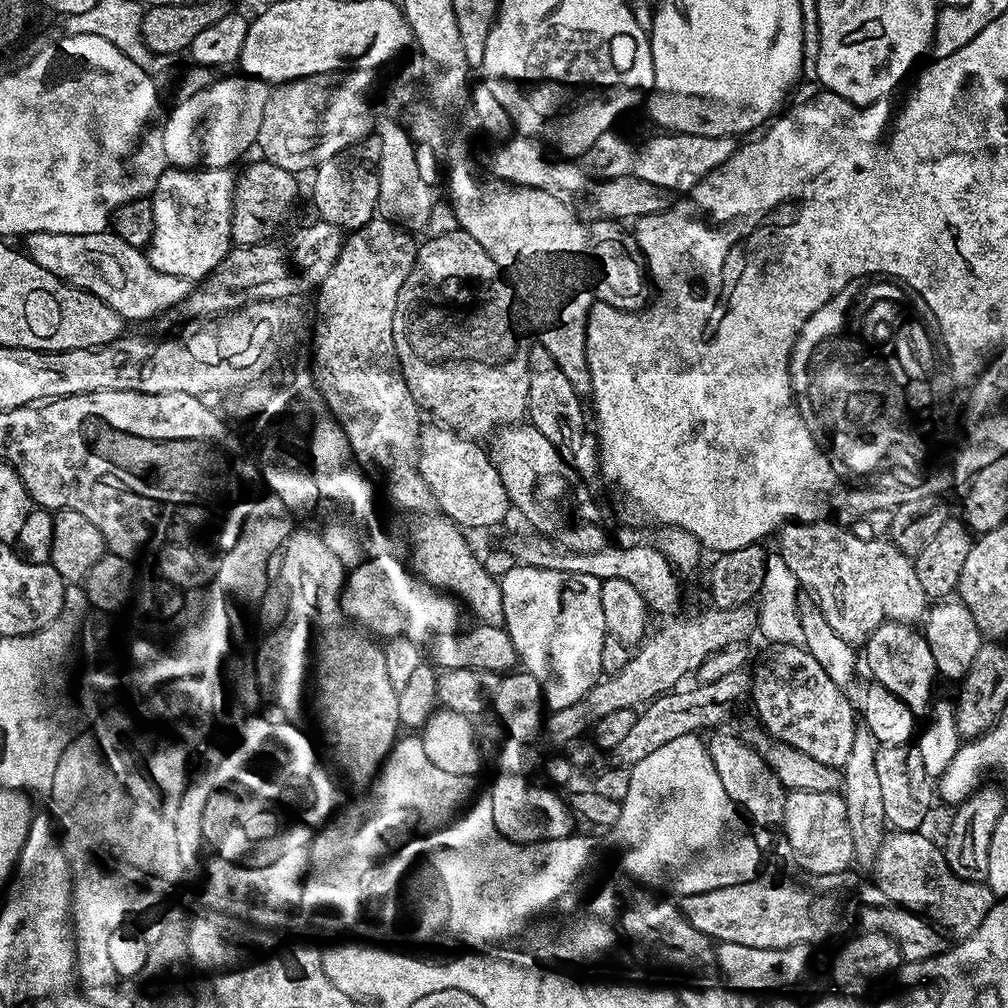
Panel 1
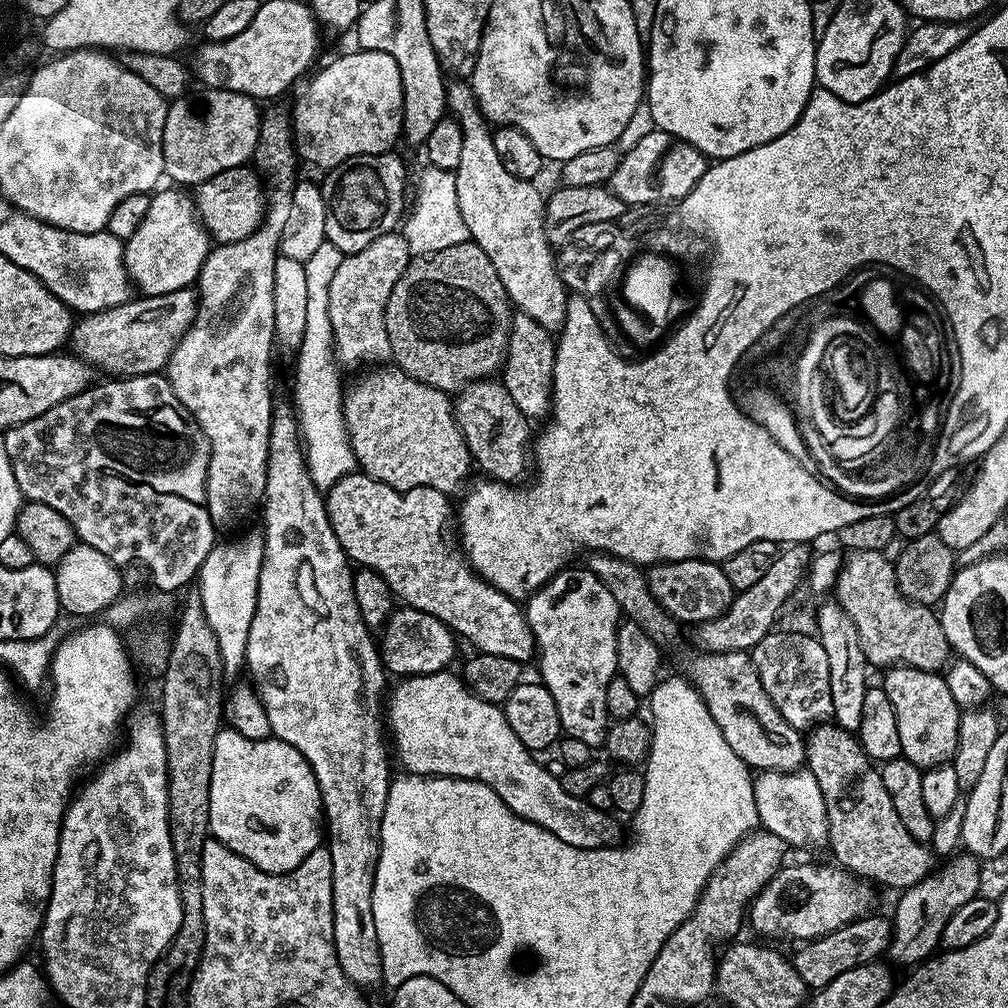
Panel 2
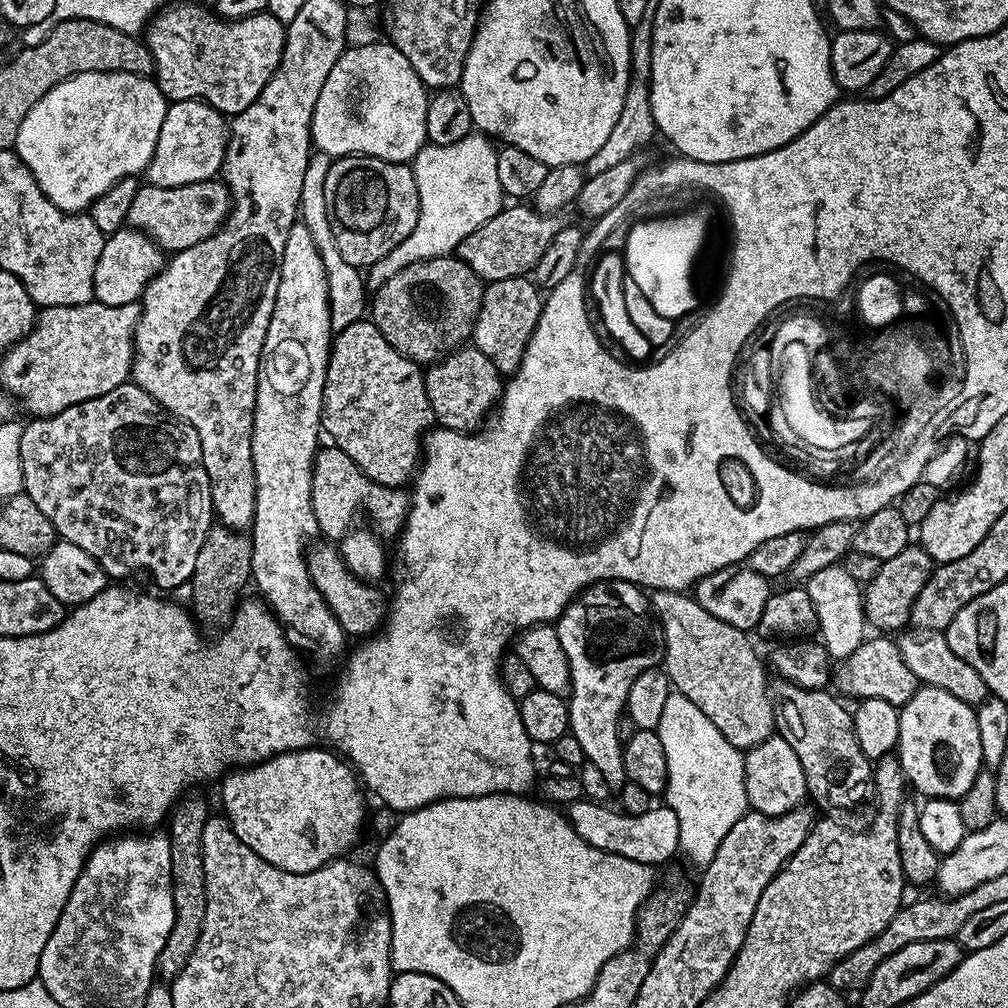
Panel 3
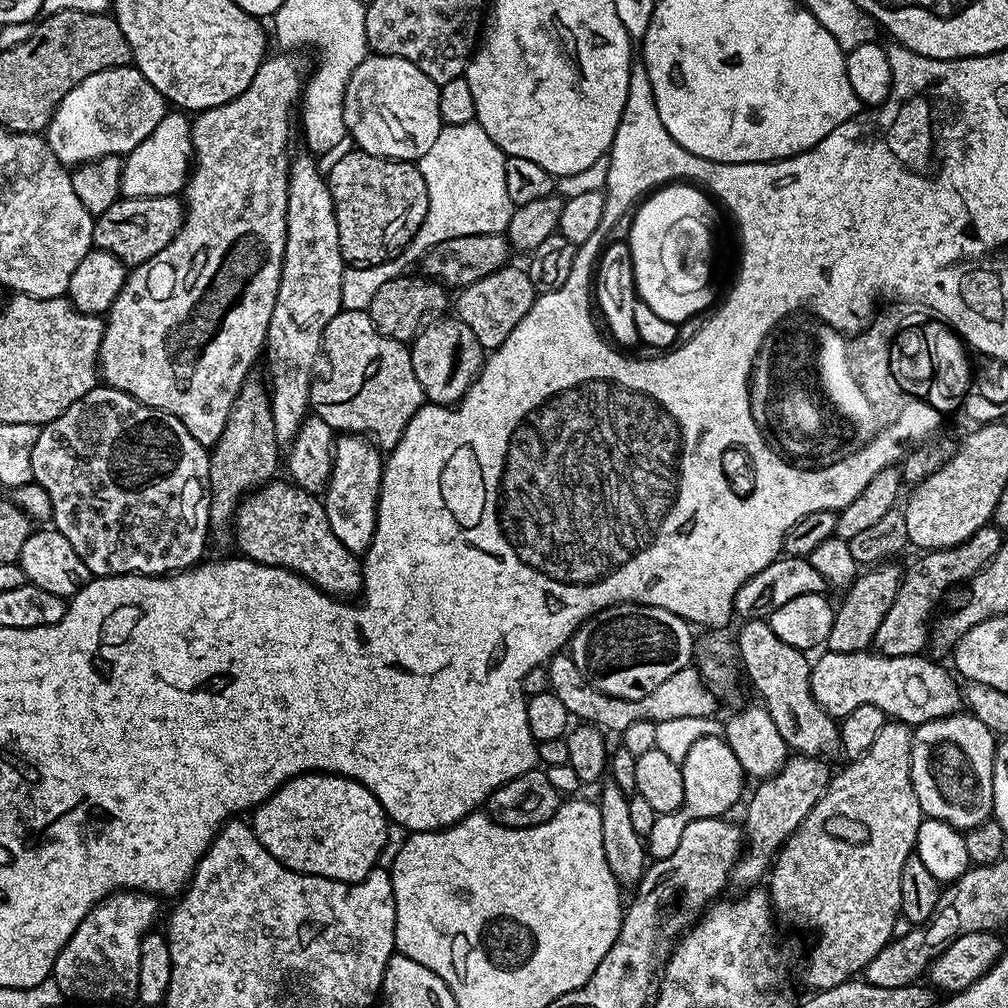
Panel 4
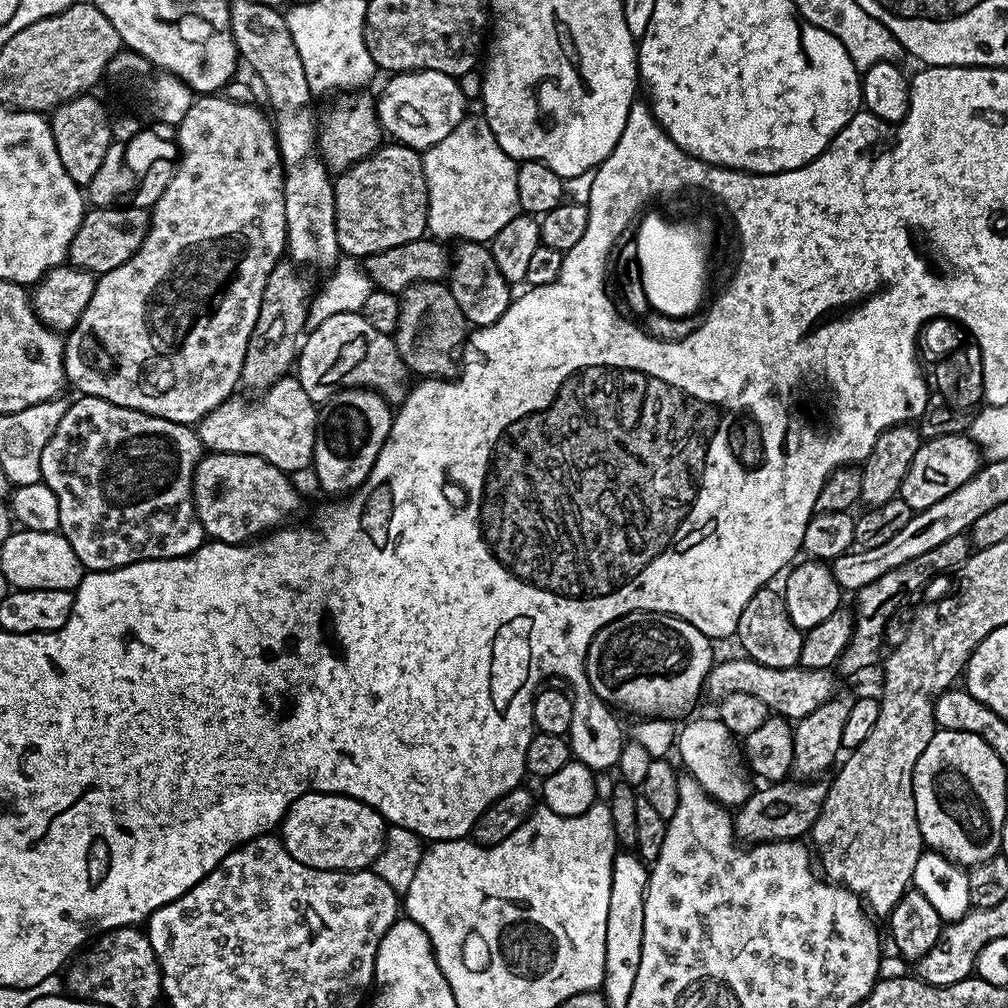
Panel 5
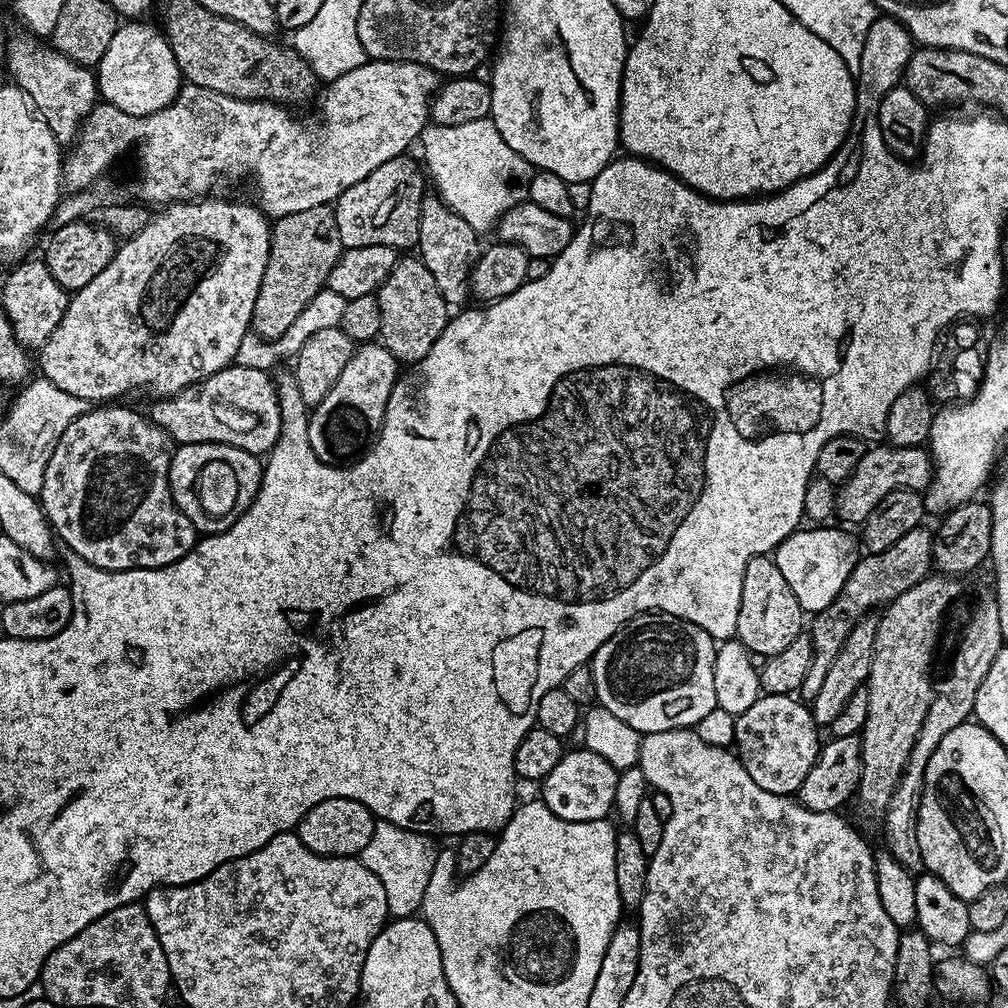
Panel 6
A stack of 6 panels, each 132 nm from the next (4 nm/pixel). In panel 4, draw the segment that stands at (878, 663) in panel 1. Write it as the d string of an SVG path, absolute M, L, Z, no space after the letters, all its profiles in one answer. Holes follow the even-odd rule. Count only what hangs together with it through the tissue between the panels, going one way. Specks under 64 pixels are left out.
M957 714L919 725L912 734L912 785L918 794L921 813L929 820L941 820L967 830L989 820L994 802L994 750L998 740L992 731L971 714Z

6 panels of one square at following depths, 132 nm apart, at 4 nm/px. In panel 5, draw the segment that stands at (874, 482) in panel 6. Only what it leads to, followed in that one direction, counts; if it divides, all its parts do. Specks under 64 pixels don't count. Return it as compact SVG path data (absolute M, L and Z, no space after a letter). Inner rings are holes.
M957 434L925 439L920 445L918 454L910 466L908 476L904 479L902 499L917 512L942 502L948 494L954 494L958 486L970 482L970 478L982 467L982 453L972 441L971 435Z

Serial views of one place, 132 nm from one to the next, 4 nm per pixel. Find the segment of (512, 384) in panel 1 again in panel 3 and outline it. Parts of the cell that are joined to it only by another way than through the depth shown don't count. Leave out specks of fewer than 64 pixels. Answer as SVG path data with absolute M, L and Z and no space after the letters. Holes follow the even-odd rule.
M455 254L426 258L398 270L394 278L386 278L384 285L375 289L370 300L370 319L378 326L382 338L386 338L386 342L390 342L390 346L394 346L398 354L410 358L415 364L431 366L448 353L455 352L471 337L478 310L482 306L485 287L485 281Z

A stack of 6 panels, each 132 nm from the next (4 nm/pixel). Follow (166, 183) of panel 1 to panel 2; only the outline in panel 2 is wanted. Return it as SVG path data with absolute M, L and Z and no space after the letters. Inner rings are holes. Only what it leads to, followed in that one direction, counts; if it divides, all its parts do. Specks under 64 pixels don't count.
M161 187L152 196L142 226L138 226L138 230L124 241L124 265L128 278L146 296L161 296L174 290L192 288L199 281L210 251L210 237L196 215L193 197L189 193L187 196L184 193L187 191L179 187L168 187L172 188Z

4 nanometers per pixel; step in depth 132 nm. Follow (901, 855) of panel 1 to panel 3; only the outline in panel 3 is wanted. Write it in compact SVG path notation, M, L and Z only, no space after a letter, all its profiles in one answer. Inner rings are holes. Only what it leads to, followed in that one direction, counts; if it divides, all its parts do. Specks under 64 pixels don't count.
M773 679L770 695L776 710L775 731L798 754L798 762L802 762L806 774L808 796L824 808L852 808L873 795L874 764L862 754L862 746L858 746L852 712L844 709L830 693Z

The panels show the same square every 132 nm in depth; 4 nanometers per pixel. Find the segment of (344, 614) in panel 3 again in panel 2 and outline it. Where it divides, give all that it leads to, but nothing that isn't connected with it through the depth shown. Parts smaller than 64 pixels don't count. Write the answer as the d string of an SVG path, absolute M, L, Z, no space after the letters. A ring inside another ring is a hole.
M407 606L397 607L388 615L388 623L378 636L380 659L384 661L385 669L391 675L393 672L396 678L445 671L451 665L448 663L456 656L456 643L458 640L452 629L438 618Z

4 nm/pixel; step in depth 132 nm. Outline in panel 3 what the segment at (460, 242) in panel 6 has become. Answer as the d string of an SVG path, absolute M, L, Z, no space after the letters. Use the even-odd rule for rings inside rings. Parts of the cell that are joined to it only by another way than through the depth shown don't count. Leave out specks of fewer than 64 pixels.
M515 276L493 280L485 287L482 306L472 327L471 343L502 374L514 374L524 357L526 346L532 337L534 326L538 326L542 292L528 276Z

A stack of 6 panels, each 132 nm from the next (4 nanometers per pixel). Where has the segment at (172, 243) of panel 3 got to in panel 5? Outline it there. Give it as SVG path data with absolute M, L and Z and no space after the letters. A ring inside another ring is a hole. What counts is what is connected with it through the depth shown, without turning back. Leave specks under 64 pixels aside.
M92 208L85 211L78 234L74 234L74 242L70 242L68 260L72 267L83 272L99 274L114 270L114 266L122 266L122 262L129 260L138 246L142 246L149 227L150 212L147 208Z

